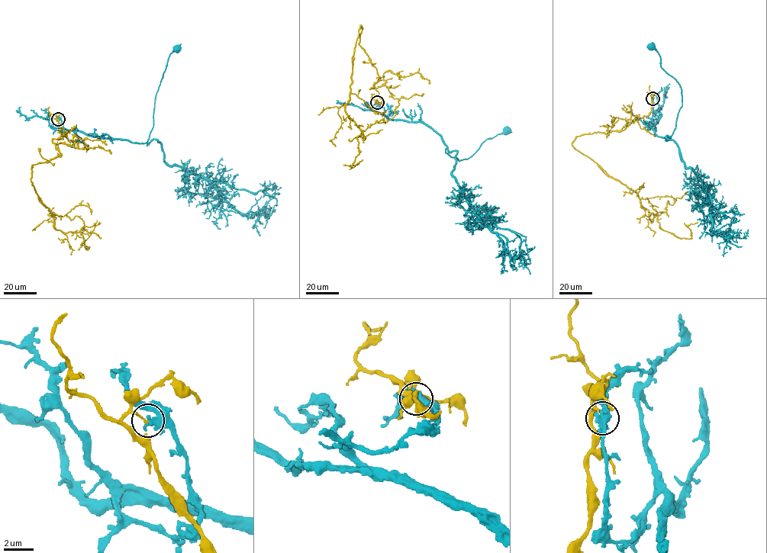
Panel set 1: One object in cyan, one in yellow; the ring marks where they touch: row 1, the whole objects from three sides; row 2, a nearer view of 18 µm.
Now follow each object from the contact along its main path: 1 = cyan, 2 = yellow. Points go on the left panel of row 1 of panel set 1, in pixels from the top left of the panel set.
1: (58, 118), (64, 130), (61, 132), (56, 126), (147, 145), (153, 125), (155, 98), (169, 56), (176, 49)
2: (58, 118), (61, 155), (32, 165), (30, 181), (55, 228), (80, 232), (88, 249), (81, 232)

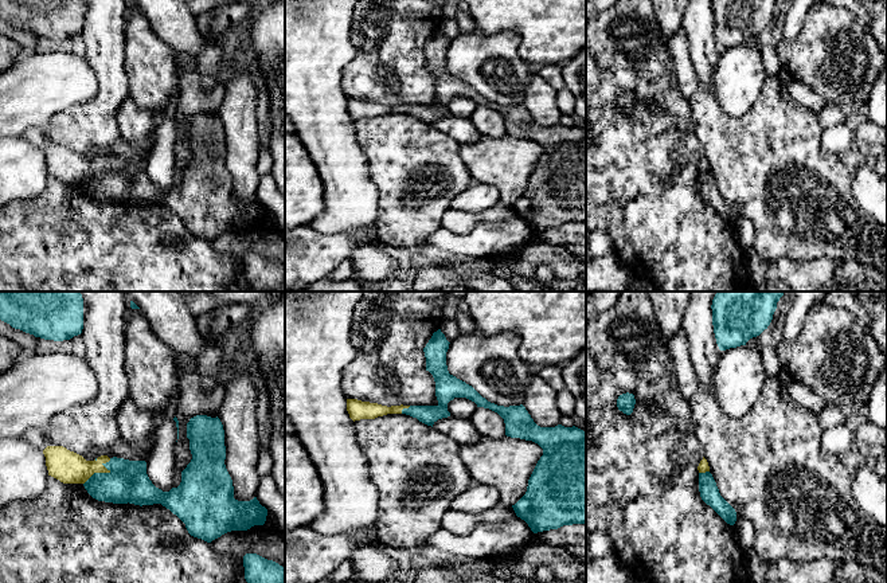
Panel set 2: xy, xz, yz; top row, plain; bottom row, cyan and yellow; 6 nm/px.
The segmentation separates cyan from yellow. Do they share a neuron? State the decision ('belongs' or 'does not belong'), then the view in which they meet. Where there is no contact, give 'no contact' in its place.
does not belong; meets cyan in xy

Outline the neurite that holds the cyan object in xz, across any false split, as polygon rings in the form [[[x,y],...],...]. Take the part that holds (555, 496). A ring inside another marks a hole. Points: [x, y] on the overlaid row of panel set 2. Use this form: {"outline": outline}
{"outline": [[[438,329],[423,348],[426,371],[433,375],[435,382],[438,404],[410,406],[403,408],[402,414],[433,427],[438,419],[450,416],[448,403],[454,398],[466,398],[474,402],[477,407],[497,412],[504,419],[507,437],[532,441],[543,449],[543,455],[528,480],[525,494],[512,505],[516,516],[524,520],[534,533],[558,529],[563,525],[586,524],[586,433],[575,426],[540,427],[523,404],[504,407],[488,402],[472,386],[449,373],[446,365],[449,344],[445,334]]]}

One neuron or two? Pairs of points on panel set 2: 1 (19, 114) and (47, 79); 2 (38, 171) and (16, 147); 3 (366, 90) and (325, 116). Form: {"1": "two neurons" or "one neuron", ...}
{"1": "one neuron", "2": "one neuron", "3": "two neurons"}

